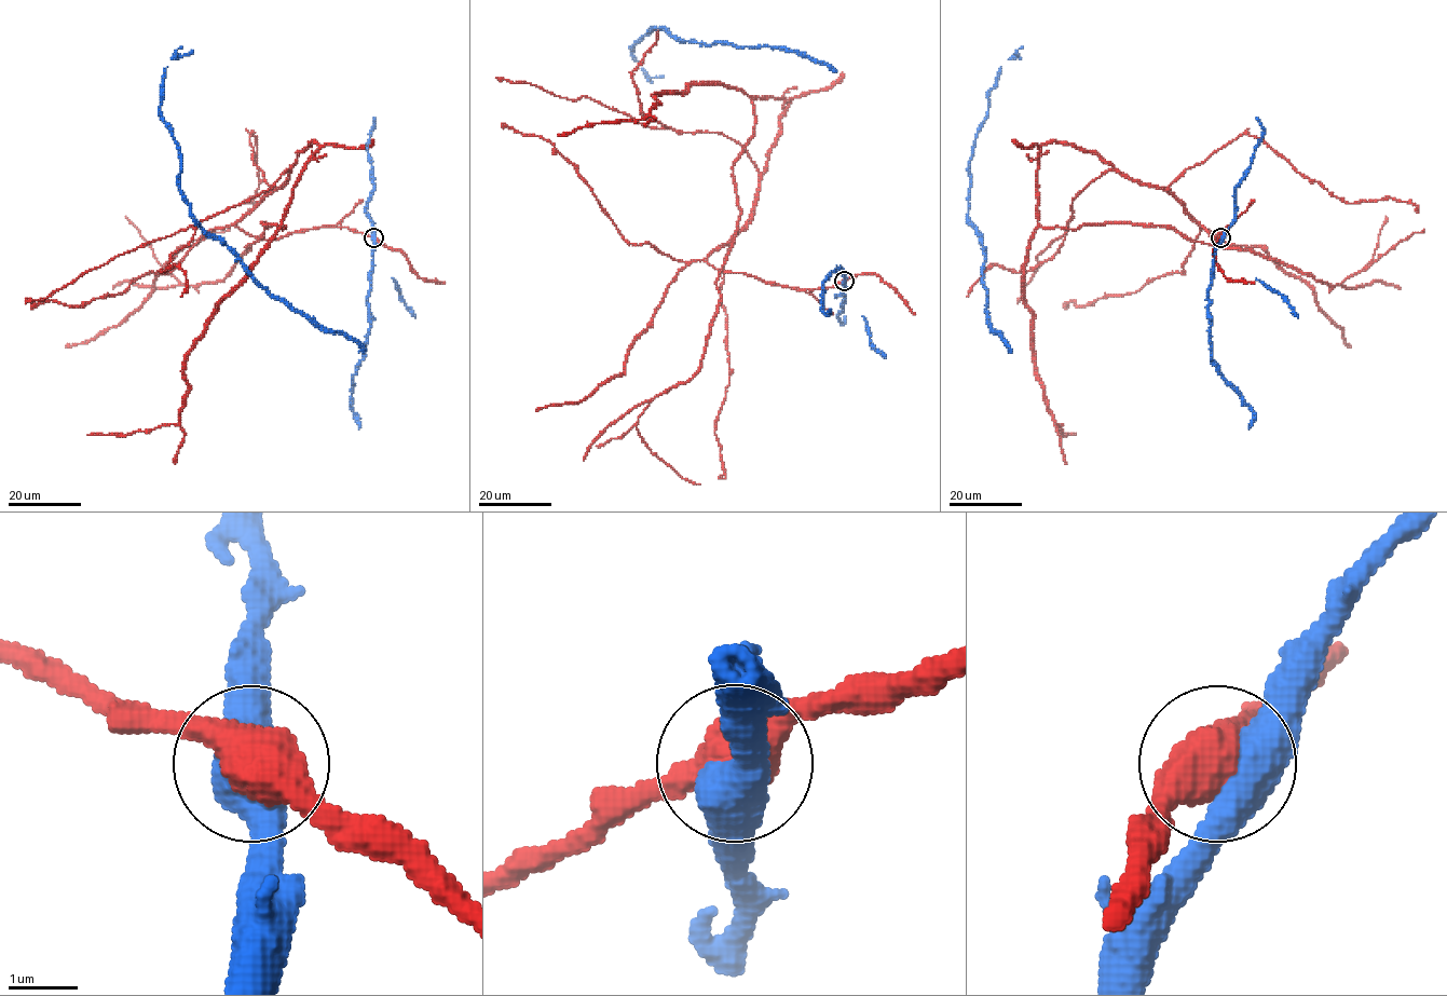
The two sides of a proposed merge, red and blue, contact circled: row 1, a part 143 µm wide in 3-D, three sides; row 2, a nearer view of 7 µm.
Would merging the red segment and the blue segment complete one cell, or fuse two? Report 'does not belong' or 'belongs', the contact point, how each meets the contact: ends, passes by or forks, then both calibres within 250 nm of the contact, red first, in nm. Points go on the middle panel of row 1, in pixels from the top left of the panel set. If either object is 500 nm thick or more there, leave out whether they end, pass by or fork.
belongs; place (844, 281); calibres 600 and 550 nm

